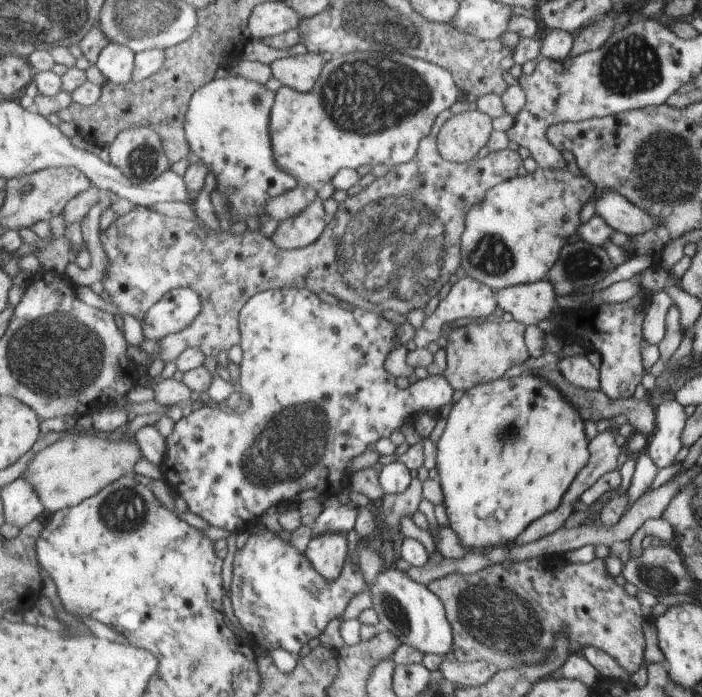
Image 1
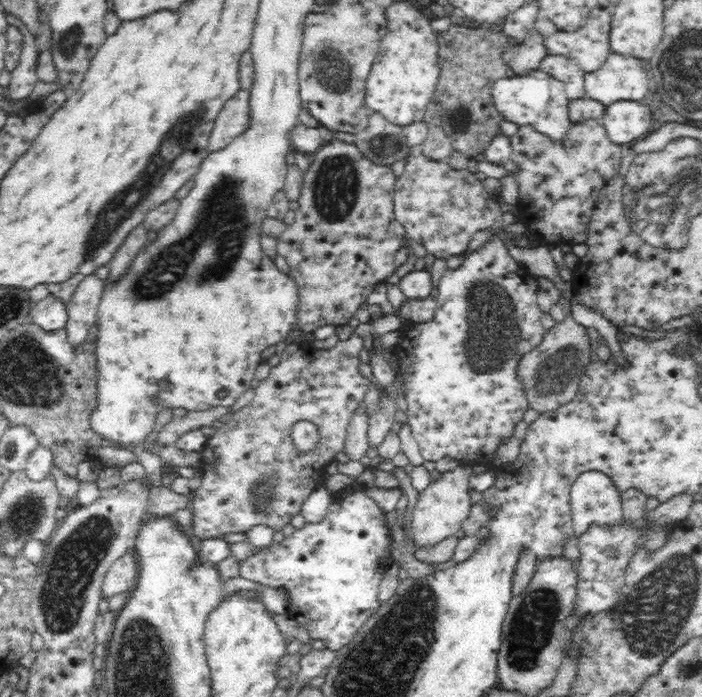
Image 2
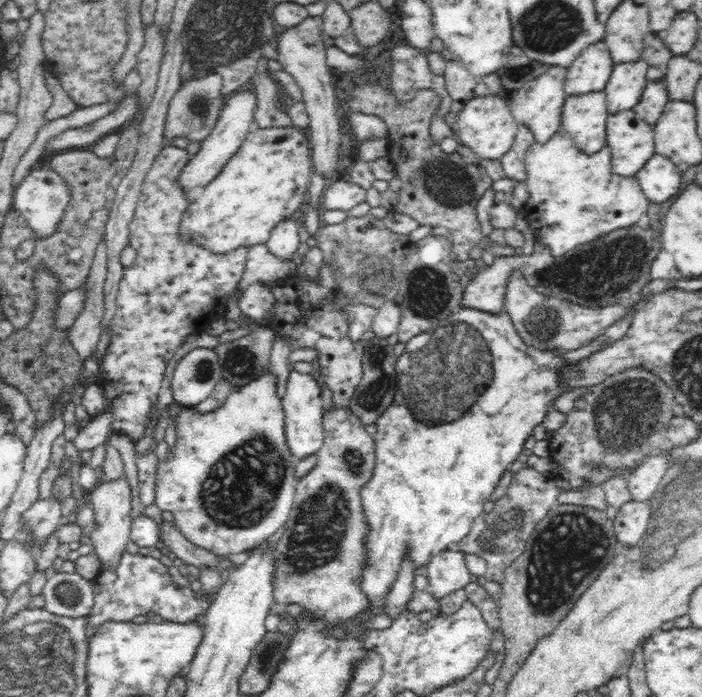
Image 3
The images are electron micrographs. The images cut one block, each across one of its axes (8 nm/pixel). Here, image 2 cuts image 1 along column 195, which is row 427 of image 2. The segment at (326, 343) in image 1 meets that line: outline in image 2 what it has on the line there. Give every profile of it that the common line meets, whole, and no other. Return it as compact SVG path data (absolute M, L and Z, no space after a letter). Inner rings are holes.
M493 236L487 245L469 254L460 267L446 269L439 280L437 288L435 318L426 323L409 323L403 330L405 333L404 339L392 349L392 354L398 358L398 375L404 380L407 423L411 428L412 436L419 445L422 459L426 462L437 463L448 457L456 461L465 460L470 464L476 462L493 465L496 452L508 438L513 437L516 424L524 420L524 412L530 408L528 397L525 394L525 386L522 385L521 379L518 378L518 369L524 356L538 348L547 333L542 325L542 317L545 313L537 305L536 290L538 290L538 283L536 282L536 276L532 275L513 258L510 258L503 240L499 236Z

